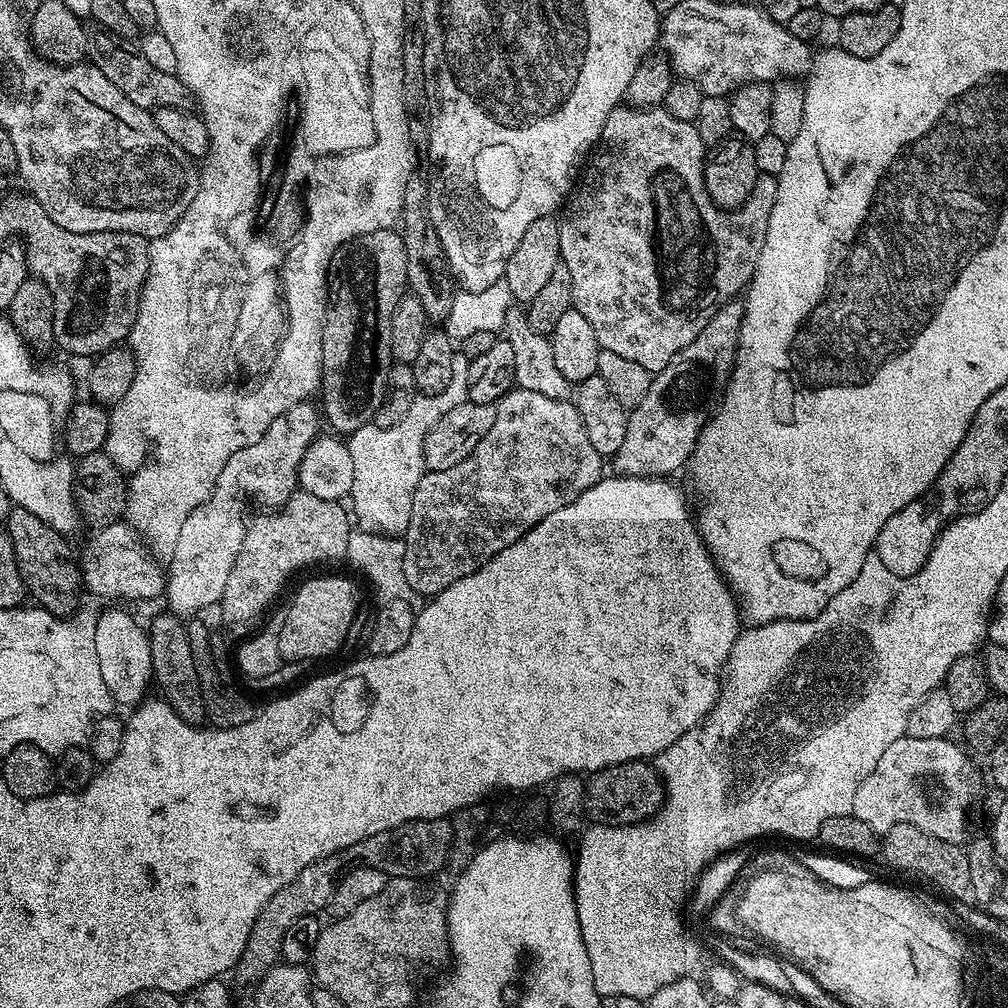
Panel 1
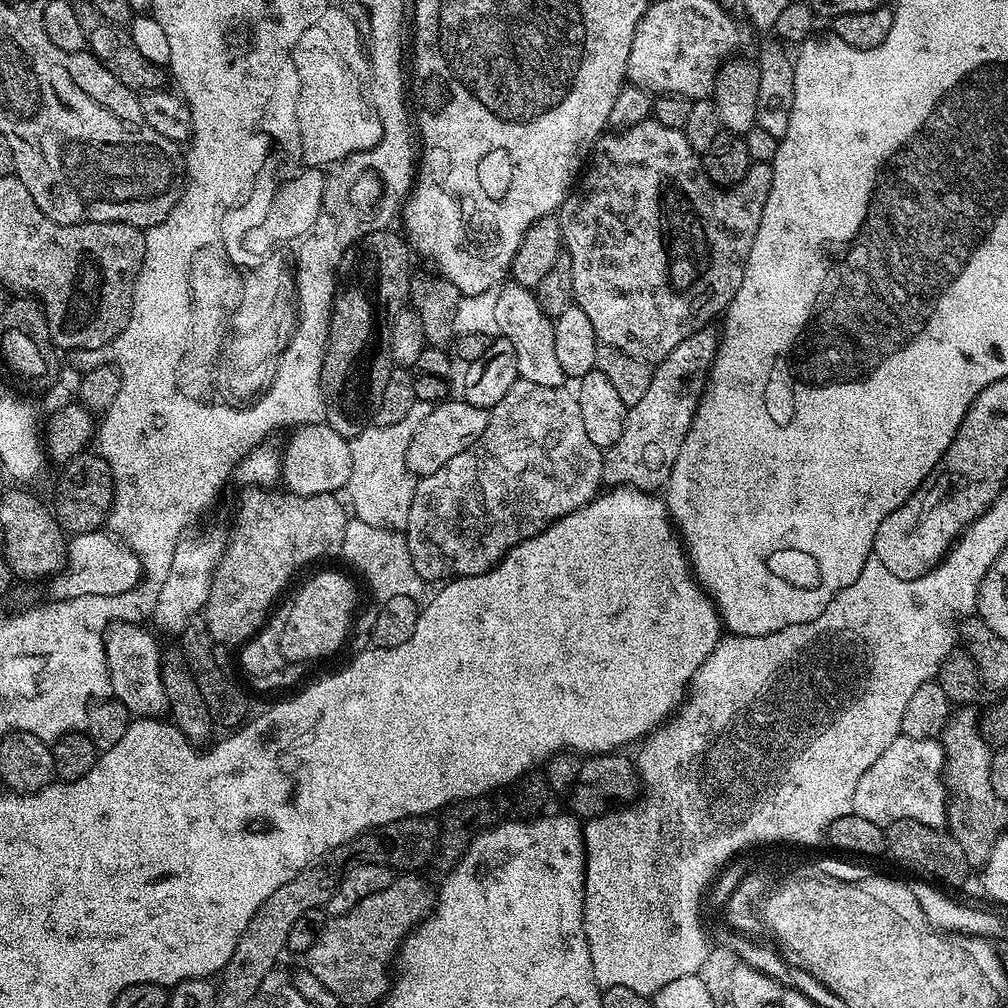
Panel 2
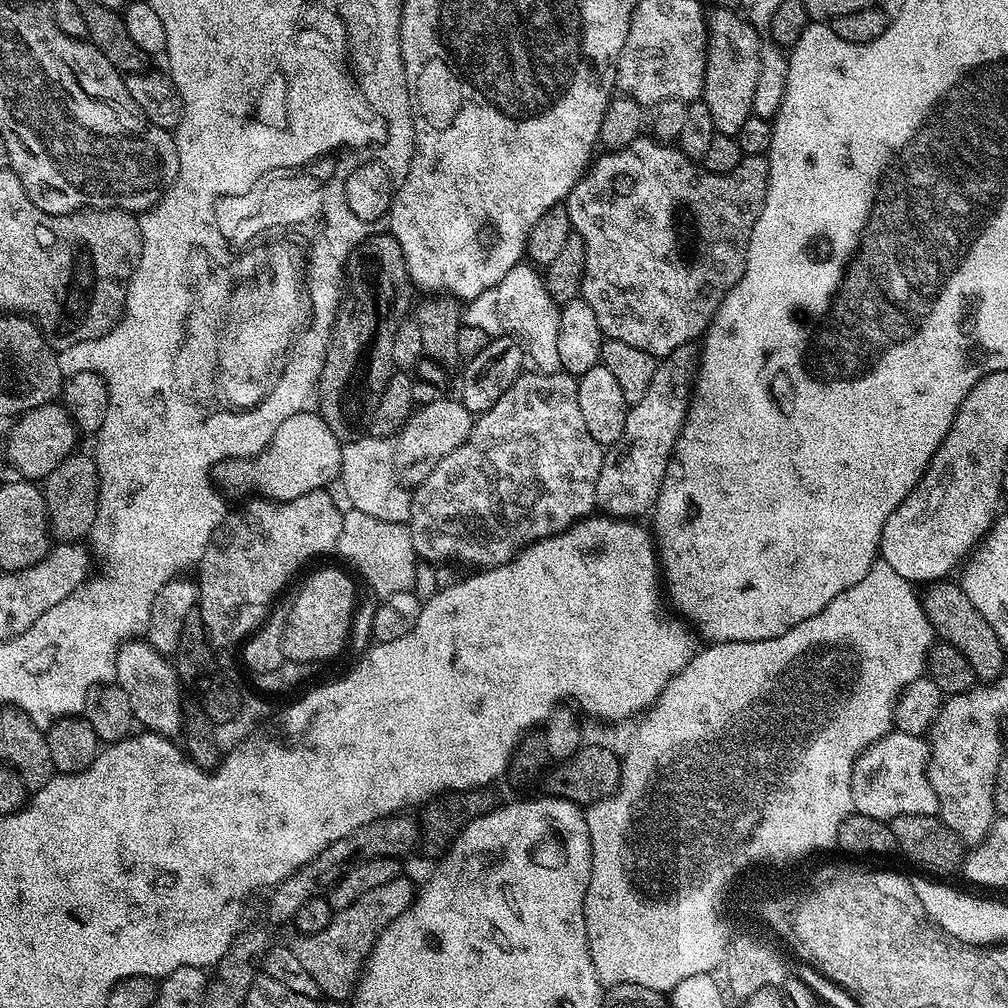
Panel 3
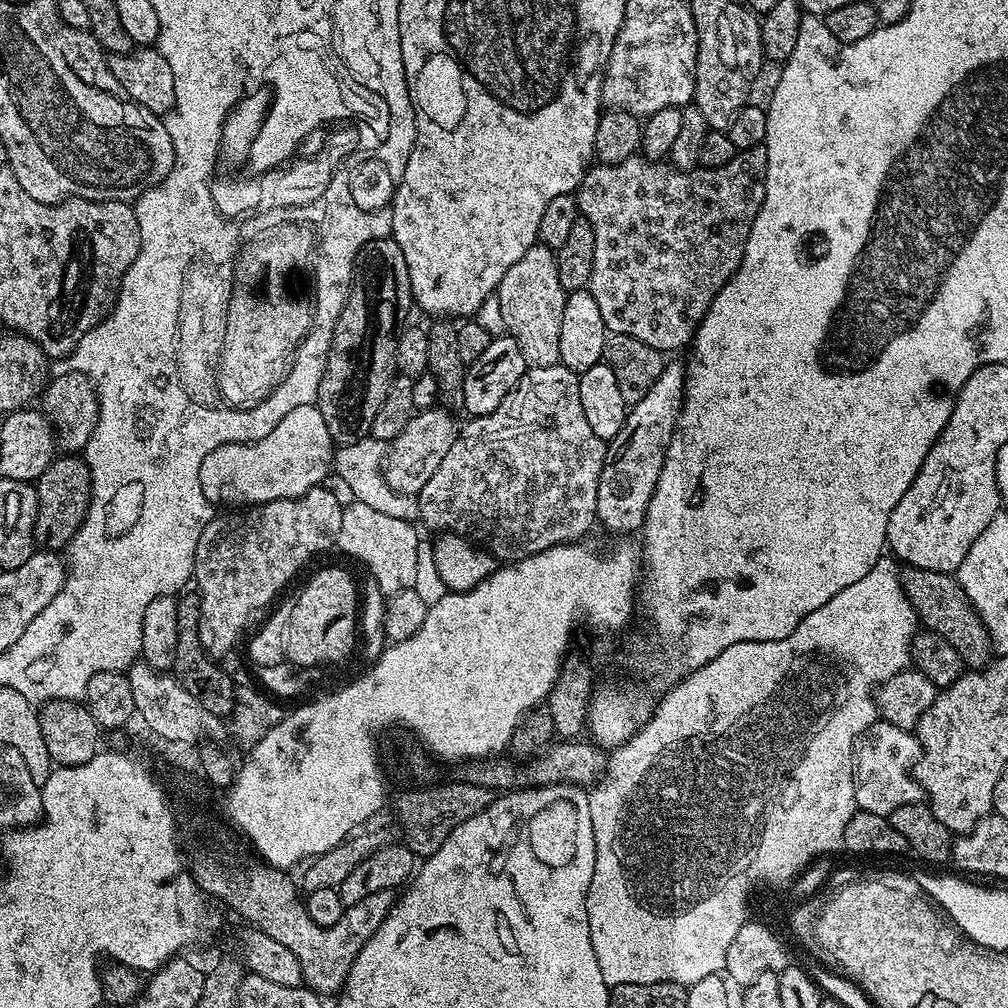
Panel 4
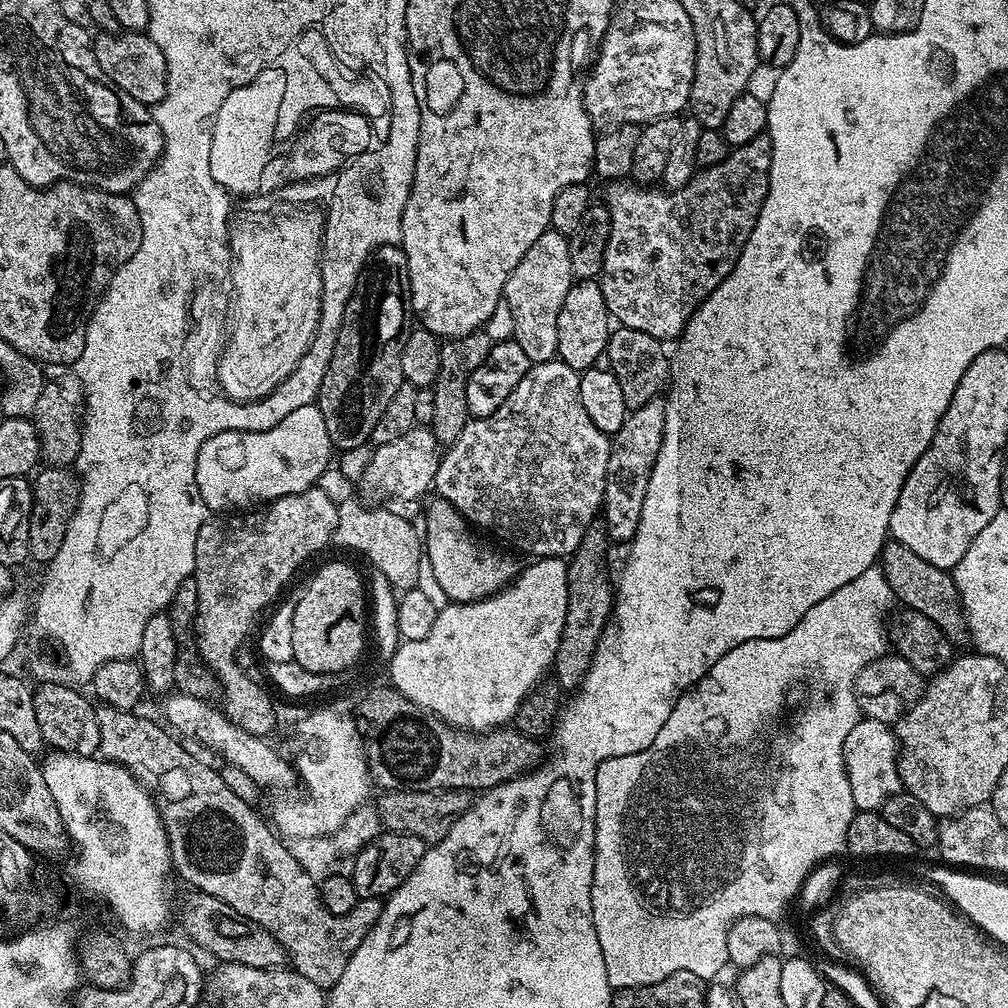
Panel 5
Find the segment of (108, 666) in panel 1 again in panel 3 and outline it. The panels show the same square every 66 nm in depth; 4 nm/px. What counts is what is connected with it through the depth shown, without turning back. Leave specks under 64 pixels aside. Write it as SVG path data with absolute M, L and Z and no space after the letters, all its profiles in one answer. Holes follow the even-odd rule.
M129 640L120 648L115 658L115 685L130 701L133 719L147 731L160 736L177 737L183 731L183 703L180 704L182 688L175 667L146 640Z

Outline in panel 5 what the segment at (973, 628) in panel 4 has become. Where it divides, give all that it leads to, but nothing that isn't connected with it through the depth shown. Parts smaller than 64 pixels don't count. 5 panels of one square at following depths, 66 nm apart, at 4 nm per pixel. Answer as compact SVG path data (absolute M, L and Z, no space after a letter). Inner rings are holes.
M889 539L880 552L878 567L884 572L893 597L899 603L901 600L905 604L903 606L905 609L926 614L926 618L930 618L930 622L934 622L934 626L942 630L942 634L953 646L969 643L968 622L964 619L964 607L956 584L952 580L951 571L930 566L926 558L918 558L914 550L909 550L893 539Z

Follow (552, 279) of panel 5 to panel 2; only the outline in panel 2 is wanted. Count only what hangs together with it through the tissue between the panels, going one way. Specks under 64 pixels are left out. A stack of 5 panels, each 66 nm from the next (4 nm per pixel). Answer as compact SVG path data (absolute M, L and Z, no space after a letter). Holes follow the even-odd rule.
M515 282L505 283L497 294L495 321L500 336L514 346L519 379L538 382L538 386L565 387L566 377L562 366L558 366L558 354L554 351L554 320L538 306L533 289Z

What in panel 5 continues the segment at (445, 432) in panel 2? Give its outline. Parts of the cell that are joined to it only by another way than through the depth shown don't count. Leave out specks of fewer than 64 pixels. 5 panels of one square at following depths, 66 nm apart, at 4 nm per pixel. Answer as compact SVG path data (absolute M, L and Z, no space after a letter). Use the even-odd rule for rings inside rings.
M417 426L406 430L402 438L394 438L394 442L375 445L371 449L372 457L364 471L363 487L373 488L387 498L402 500L421 499L424 491L431 489L436 483L436 471L440 465L442 446L436 441L431 427Z

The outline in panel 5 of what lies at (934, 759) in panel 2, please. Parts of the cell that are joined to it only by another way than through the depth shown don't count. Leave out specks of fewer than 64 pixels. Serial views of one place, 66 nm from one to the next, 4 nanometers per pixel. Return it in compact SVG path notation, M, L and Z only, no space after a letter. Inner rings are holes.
M862 718L846 734L844 765L850 778L850 794L854 794L854 806L861 812L880 810L891 796L902 791L898 770L898 745L895 731L889 725Z

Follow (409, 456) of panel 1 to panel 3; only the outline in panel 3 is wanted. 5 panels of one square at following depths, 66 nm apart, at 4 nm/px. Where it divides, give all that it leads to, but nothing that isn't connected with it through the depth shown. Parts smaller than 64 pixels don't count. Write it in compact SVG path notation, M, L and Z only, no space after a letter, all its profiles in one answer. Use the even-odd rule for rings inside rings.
M365 434L349 440L341 447L339 483L344 483L344 492L353 509L362 511L382 522L407 525L412 505L412 492L402 483L396 471L396 445L387 436Z

